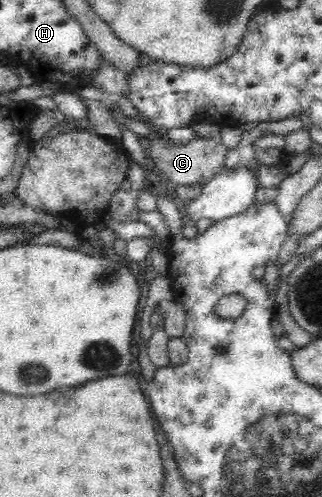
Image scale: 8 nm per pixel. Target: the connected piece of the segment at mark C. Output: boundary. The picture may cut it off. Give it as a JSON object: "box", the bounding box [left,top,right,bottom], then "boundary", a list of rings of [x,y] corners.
{"box":[148,132,229,186],"boundary":[[[159,132],[156,138],[148,139],[148,147],[151,162],[165,180],[175,185],[197,183],[201,186],[223,170],[223,161],[229,150],[223,143],[217,144],[217,141],[205,137],[186,143],[173,143],[169,137],[165,137],[165,132]]]}

